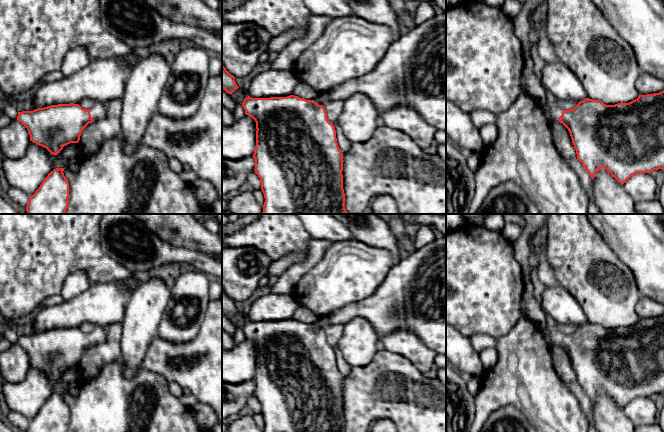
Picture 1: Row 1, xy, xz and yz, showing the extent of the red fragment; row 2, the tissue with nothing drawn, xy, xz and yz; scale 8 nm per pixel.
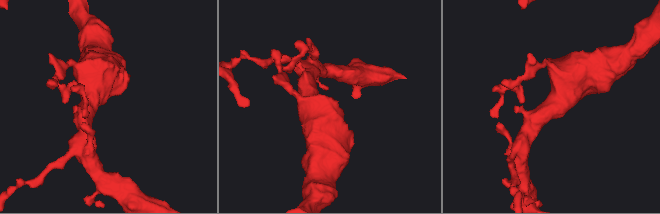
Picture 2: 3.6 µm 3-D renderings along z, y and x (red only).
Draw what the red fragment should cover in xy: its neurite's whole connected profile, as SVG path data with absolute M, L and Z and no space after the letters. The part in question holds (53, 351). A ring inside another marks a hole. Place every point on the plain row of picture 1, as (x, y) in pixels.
M94 325L89 334L79 328L58 328L18 336L17 344L28 354L30 365L57 379L64 370L78 367L83 353L107 340L108 327Z

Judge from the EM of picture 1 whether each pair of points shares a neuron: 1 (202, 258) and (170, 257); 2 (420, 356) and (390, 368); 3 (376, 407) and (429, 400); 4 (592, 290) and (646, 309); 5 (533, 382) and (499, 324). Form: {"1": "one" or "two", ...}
{"1": "one", "2": "two", "3": "one", "4": "two", "5": "two"}

